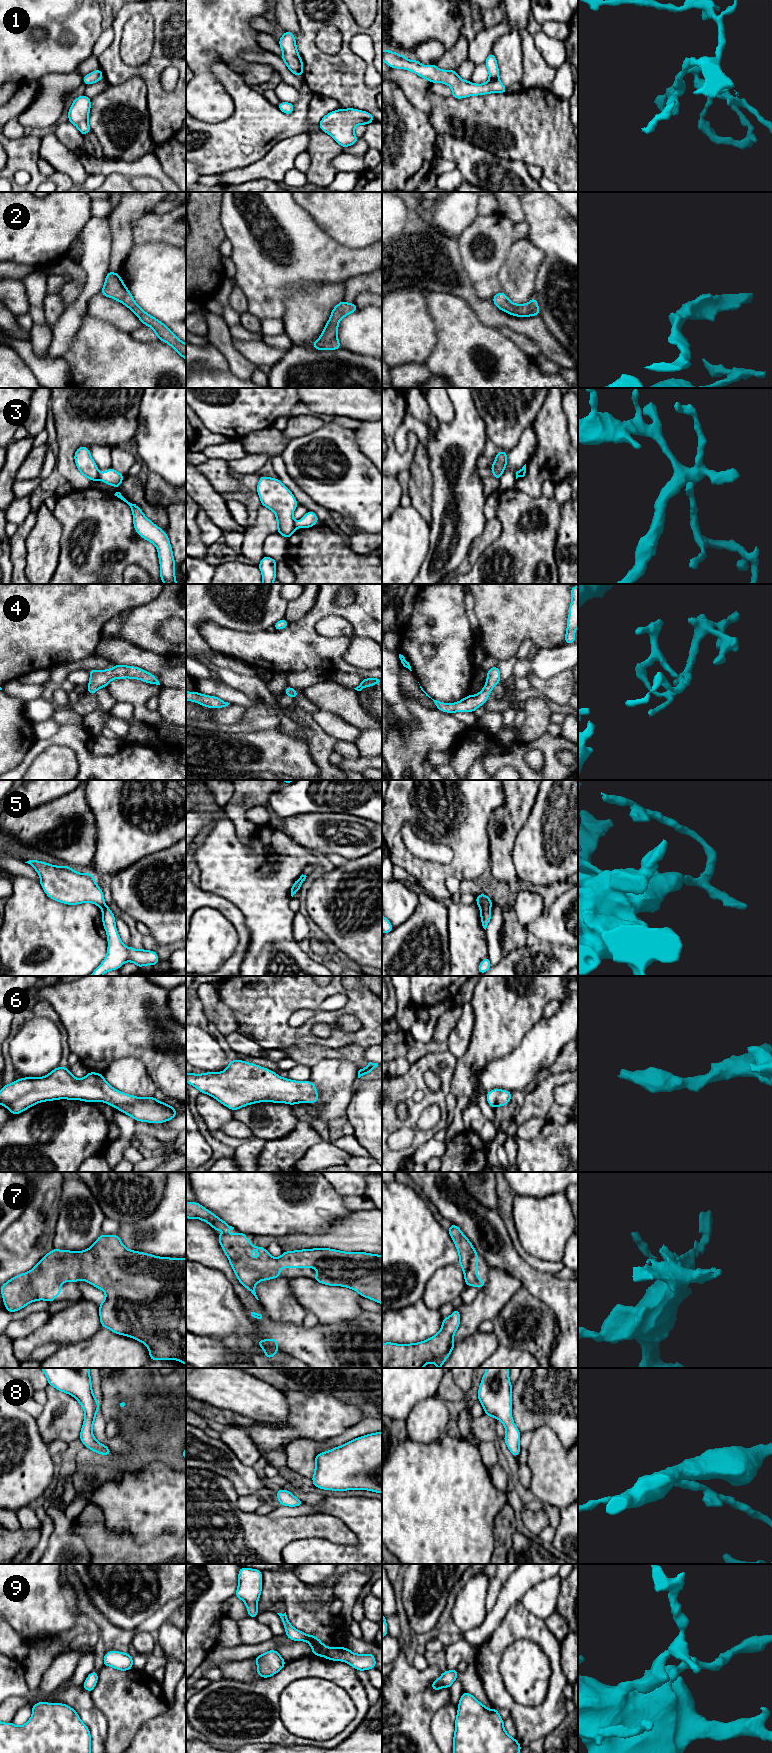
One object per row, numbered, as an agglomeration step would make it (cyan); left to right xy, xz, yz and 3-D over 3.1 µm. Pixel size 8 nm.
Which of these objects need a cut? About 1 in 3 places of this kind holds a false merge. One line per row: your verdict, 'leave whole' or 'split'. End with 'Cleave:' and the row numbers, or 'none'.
1: leave whole
2: leave whole
3: split
4: leave whole
5: split
6: leave whole
7: leave whole
8: leave whole
9: leave whole
Cleave: 3, 5

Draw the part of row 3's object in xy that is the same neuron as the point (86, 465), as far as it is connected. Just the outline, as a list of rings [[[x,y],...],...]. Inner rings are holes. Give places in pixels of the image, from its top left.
[[[81,446],[75,450],[74,460],[82,476],[89,478],[92,482],[99,479],[98,466],[93,460],[88,447]]]

